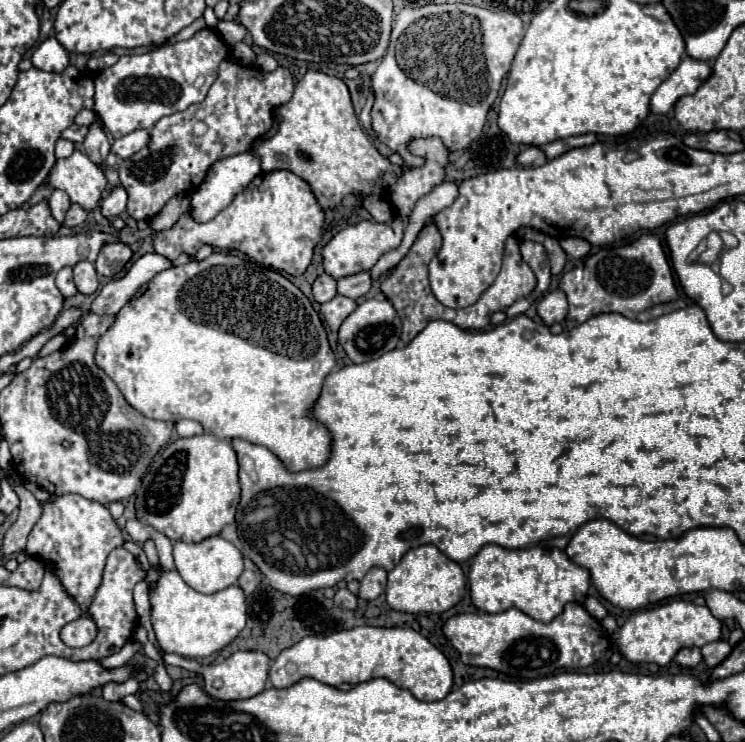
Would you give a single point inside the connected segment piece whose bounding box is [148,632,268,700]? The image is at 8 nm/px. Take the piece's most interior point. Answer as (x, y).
(243, 675)

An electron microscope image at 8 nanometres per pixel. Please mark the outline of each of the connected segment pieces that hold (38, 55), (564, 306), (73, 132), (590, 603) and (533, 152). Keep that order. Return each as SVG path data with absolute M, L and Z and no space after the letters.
M52 36L34 50L32 64L34 68L46 70L46 72L62 72L70 64L70 56L68 56L68 50L64 50L64 46L60 46L60 42Z
M560 290L546 294L538 304L538 316L540 316L542 324L548 328L556 322L564 322L566 314L568 314L568 302L566 302L564 292L560 292Z
M72 124L68 130L62 132L62 138L64 140L70 140L70 142L82 142L84 136L88 132L88 126L78 126L78 124Z
M586 598L586 602L584 602L584 608L596 618L596 620L602 620L602 618L606 618L606 608L596 600L596 598Z
M526 148L522 150L518 156L516 156L516 162L522 166L522 168L536 168L536 166L542 166L546 162L546 156L540 148Z

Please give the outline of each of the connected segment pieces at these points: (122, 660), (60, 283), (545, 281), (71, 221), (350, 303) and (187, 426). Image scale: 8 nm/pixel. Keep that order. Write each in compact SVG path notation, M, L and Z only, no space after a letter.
M126 644L120 652L116 652L116 654L112 654L112 656L108 656L108 658L104 658L102 660L102 664L106 666L106 668L114 668L114 666L122 666L122 664L126 664L138 650L142 648L142 644Z
M70 266L62 268L62 270L56 274L56 286L58 286L58 290L60 290L64 296L74 296L74 294L78 292L76 286L74 286L74 282L72 282L72 268L70 268Z
M522 242L520 244L520 254L538 278L538 286L532 292L532 298L536 300L547 291L551 282L552 273L546 250L538 242Z
M72 204L70 206L70 210L66 212L66 218L64 218L64 226L68 226L68 228L72 228L72 226L78 226L78 224L82 224L86 220L86 212L78 206L78 204Z
M336 296L330 302L324 302L320 312L324 314L324 320L328 322L328 326L332 330L338 330L344 322L344 318L348 318L348 314L352 314L352 310L356 310L356 300L346 298L346 296Z
M180 420L176 424L176 432L182 436L182 438L188 438L188 436L196 436L202 432L202 426L194 420Z

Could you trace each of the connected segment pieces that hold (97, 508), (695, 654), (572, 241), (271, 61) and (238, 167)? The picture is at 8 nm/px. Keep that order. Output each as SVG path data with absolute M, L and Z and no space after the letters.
M66 494L50 496L44 502L42 518L34 524L28 536L26 554L52 564L68 594L80 604L82 610L86 610L96 588L100 586L106 556L116 546L122 546L122 542L122 532L106 506L78 494Z
M684 648L680 650L674 660L680 664L680 666L686 666L686 668L694 668L700 660L702 660L702 654L700 654L700 648Z
M562 238L560 246L574 260L582 260L590 254L590 244L584 238Z
M262 52L262 54L258 54L258 58L256 58L256 66L262 68L264 72L272 72L272 70L278 68L278 62L276 62L276 58L274 58L272 54Z
M244 152L244 154L236 154L236 156L228 156L228 158L222 158L218 162L212 164L212 168L208 170L204 182L192 192L192 214L198 222L208 222L212 220L222 208L226 208L232 198L244 190L258 174L262 172L260 168L260 156L254 154L254 152Z

